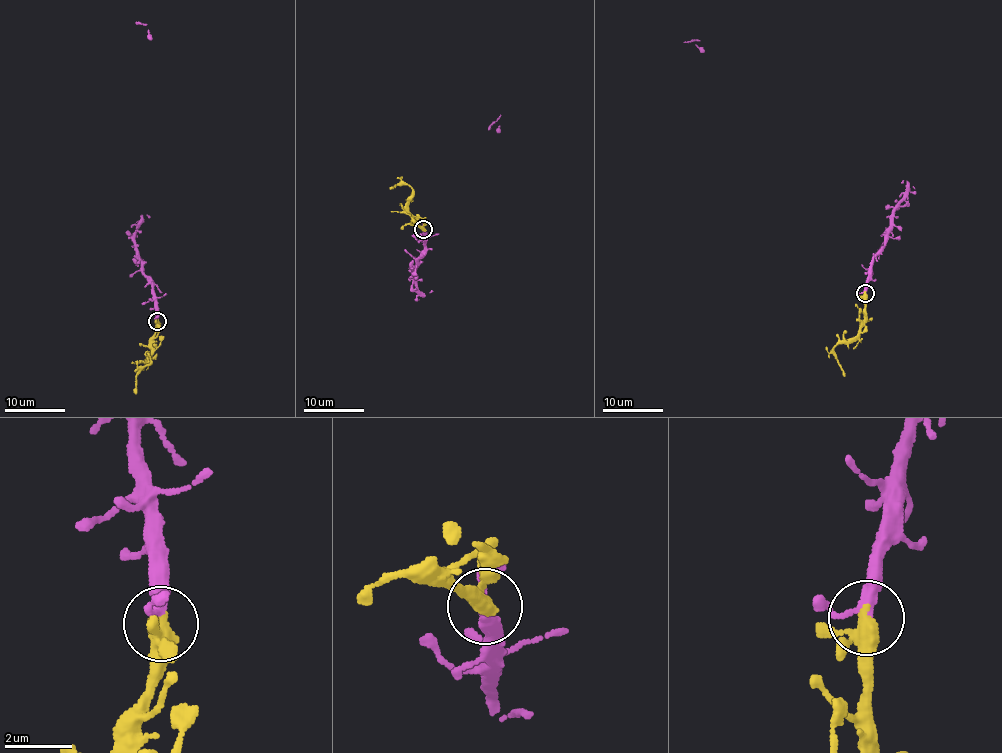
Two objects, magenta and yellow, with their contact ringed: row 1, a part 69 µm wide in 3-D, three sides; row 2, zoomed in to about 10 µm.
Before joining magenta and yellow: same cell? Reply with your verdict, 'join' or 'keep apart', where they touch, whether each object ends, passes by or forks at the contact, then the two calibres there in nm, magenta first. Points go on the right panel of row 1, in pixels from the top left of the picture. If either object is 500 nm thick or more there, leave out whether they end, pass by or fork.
join; at (865, 293); magenta passes by; yellow forks there; 280 nm thick on the magenta side, 320 nm on the other

